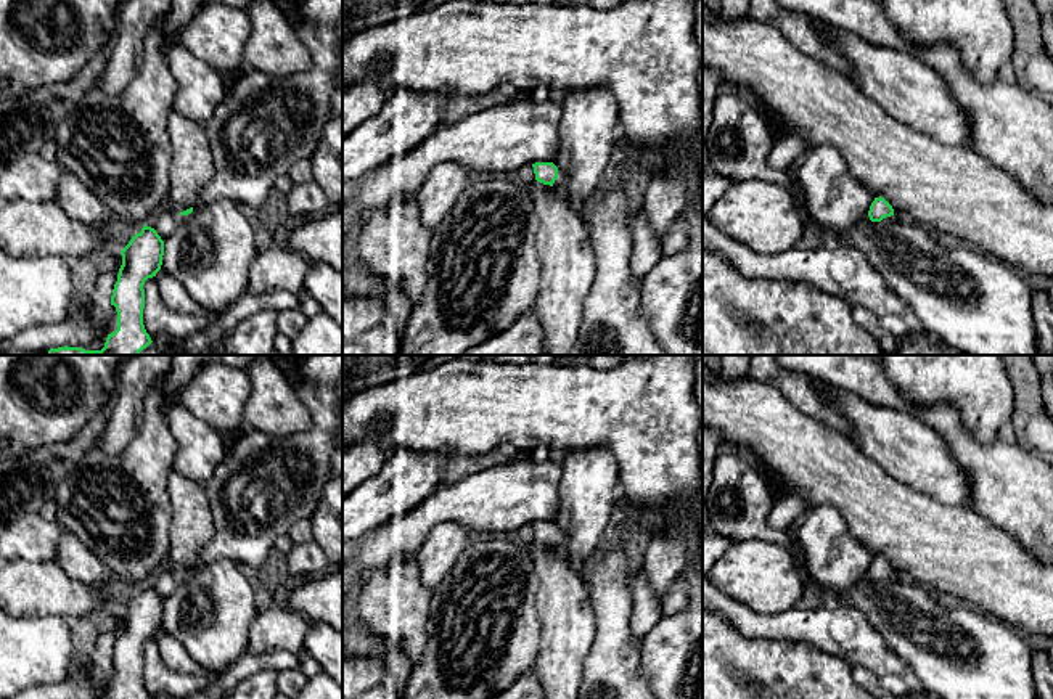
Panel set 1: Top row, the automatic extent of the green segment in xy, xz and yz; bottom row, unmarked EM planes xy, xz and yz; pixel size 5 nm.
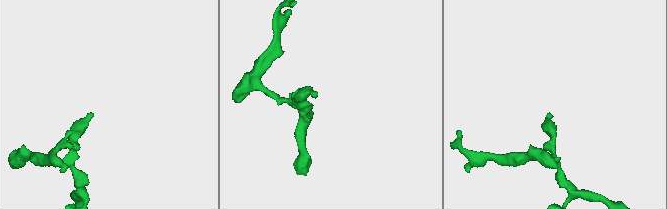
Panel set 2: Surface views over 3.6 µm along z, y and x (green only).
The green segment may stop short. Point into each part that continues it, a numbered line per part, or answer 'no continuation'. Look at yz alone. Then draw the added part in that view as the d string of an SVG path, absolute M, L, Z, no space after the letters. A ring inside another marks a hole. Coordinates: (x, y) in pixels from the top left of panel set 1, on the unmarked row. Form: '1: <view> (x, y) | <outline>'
no continuation

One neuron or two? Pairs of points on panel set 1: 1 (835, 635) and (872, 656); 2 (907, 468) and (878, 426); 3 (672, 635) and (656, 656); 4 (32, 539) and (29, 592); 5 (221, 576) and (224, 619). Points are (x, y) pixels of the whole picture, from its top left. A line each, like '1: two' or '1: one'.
1: one
2: one
3: one
4: two
5: one

